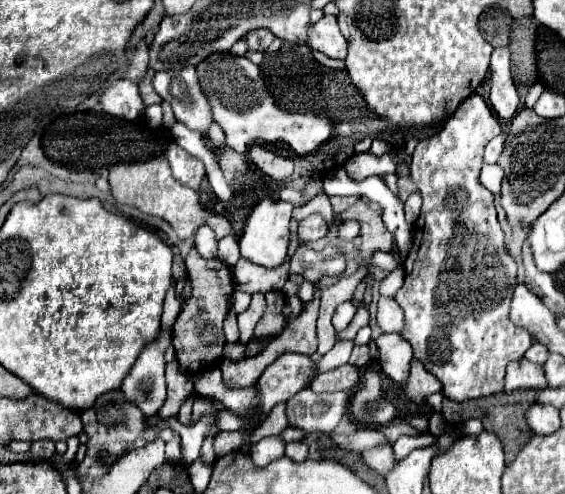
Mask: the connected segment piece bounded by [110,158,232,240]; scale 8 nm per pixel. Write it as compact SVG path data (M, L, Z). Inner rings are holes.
M154 158L148 162L114 166L110 170L110 188L112 188L112 196L118 204L128 204L128 206L134 206L146 214L152 214L152 216L166 220L176 230L176 234L180 238L190 238L198 230L198 226L202 226L202 224L208 224L216 232L218 240L232 232L228 218L224 218L222 214L206 212L198 200L198 194L192 188L182 186L172 176L172 170L168 166L166 158Z

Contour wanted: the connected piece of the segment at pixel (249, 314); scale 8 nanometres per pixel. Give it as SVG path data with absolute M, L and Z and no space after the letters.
M252 294L252 304L246 312L238 314L238 328L240 328L240 344L248 344L254 334L254 326L260 320L262 312L266 308L264 294Z

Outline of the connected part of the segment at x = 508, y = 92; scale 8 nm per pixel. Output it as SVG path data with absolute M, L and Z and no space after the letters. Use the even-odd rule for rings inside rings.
M496 48L492 52L490 72L492 72L490 104L502 120L510 120L520 106L520 98L518 98L518 92L510 74L510 50L508 48Z

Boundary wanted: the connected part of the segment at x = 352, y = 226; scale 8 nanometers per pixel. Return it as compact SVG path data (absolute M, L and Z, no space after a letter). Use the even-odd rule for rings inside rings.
M346 220L338 228L338 236L340 236L340 242L342 244L354 240L358 234L360 234L360 222L358 220Z

